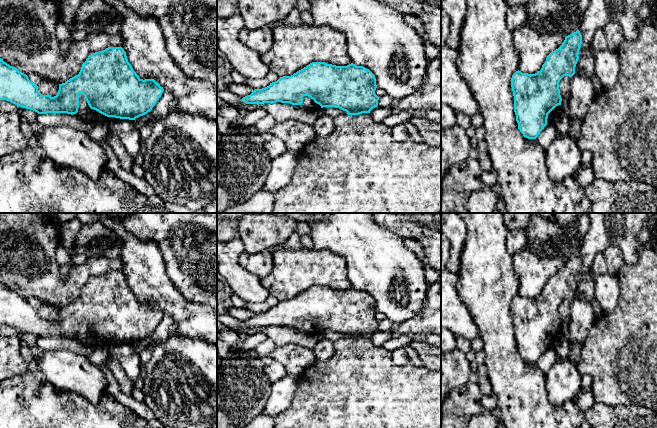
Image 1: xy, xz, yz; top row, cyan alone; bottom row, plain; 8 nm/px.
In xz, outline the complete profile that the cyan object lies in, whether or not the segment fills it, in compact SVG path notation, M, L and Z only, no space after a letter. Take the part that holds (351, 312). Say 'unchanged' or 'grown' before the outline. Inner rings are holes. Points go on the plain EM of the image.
grown | M312 286L291 300L255 313L242 324L246 328L290 327L313 335L335 331L348 339L359 339L378 330L376 312L375 299L363 290Z

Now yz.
grown | M576 255L565 261L562 269L552 275L546 282L540 295L535 298L516 295L511 302L511 311L514 320L514 336L518 353L524 361L536 363L544 351L562 337L559 306L564 300L572 301L579 283L579 274L582 268L582 259Z

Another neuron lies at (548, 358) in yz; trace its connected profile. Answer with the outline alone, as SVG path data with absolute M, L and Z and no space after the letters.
M555 347L547 348L536 362L540 370L546 374L551 366L558 360Z

